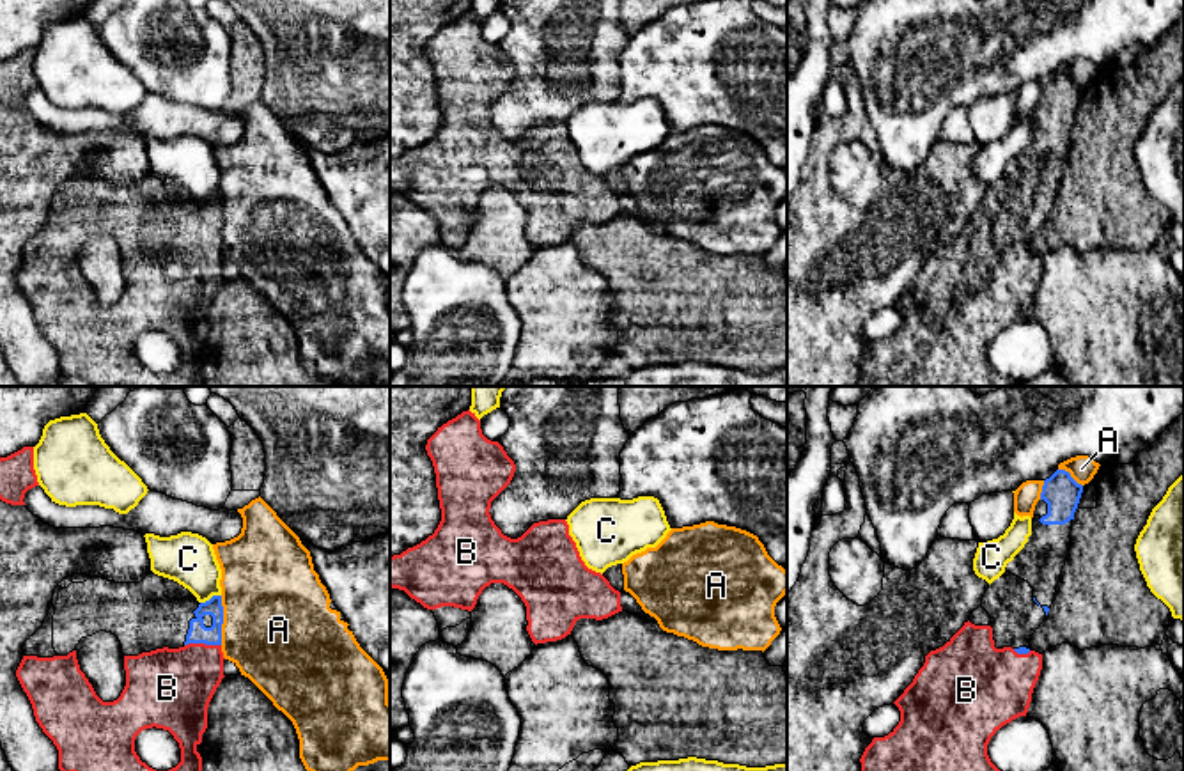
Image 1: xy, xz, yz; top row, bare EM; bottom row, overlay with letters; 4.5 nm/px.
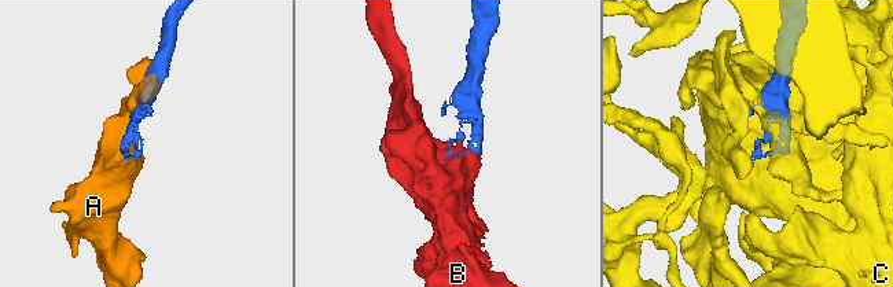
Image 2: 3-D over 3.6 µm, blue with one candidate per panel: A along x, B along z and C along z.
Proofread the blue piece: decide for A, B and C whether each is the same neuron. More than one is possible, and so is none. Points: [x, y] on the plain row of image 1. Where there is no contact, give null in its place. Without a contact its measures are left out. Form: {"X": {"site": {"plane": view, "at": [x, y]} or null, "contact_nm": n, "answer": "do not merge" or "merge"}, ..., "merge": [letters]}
{"A": {"site": {"plane": "xy", "at": [222, 224]}, "contact_nm": 220, "answer": "do not merge"}, "B": {"site": {"plane": "xy", "at": [202, 245]}, "contact_nm": 170, "answer": "merge"}, "C": {"site": {"plane": "xy", "at": [210, 202]}, "contact_nm": 100, "answer": "do not merge"}, "merge": ["B"]}

